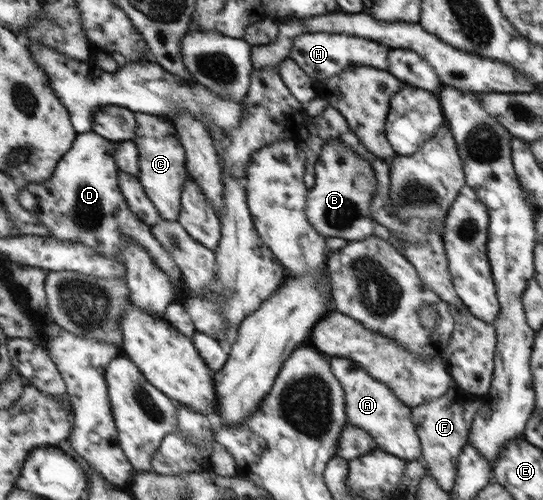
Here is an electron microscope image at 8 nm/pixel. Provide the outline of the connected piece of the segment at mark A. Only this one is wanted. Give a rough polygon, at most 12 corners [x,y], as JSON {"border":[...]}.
{"border":[[332,356],[348,424],[420,460],[412,408],[360,363]]}

